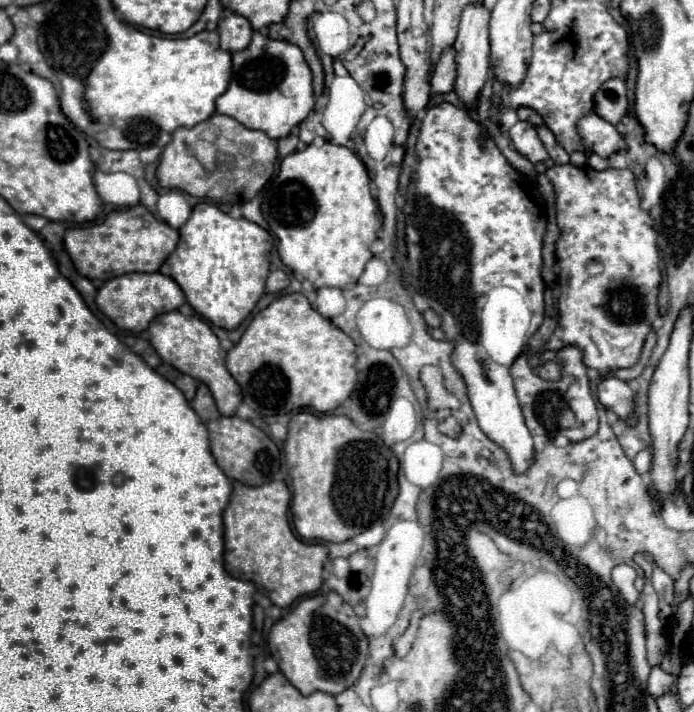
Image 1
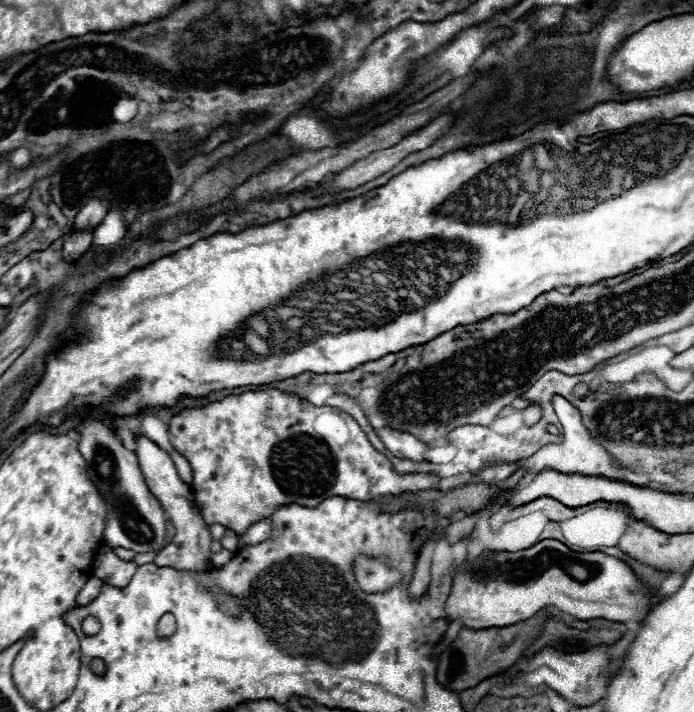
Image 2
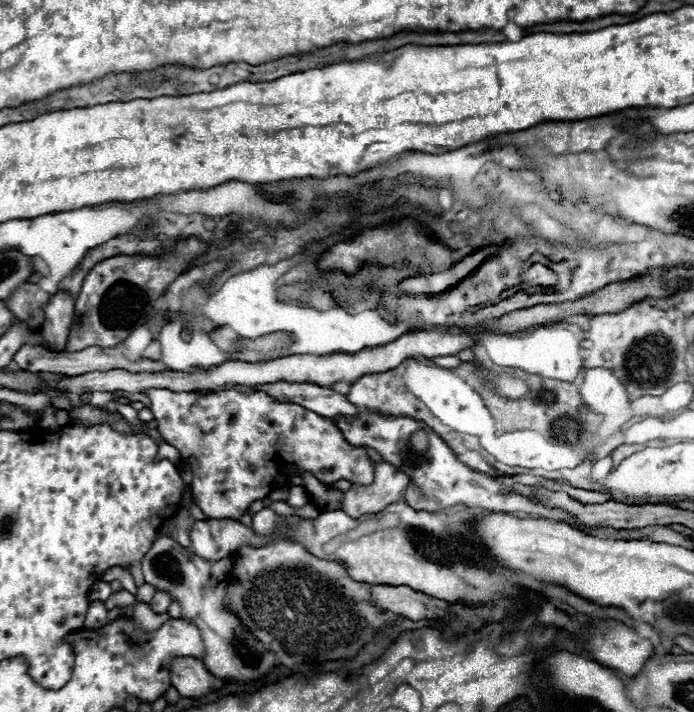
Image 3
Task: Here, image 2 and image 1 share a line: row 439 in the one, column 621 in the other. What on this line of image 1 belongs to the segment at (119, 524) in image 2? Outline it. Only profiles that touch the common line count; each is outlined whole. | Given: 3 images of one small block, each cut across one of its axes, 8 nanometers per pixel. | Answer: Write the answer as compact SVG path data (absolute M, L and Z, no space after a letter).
M612 78L602 84L602 88L594 96L594 110L598 116L602 116L606 122L616 124L628 110L628 98L626 98L626 86L622 80Z

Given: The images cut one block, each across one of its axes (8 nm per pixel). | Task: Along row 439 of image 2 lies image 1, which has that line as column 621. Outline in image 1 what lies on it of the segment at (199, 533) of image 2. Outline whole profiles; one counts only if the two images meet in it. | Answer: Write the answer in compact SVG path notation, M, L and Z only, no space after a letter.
M588 112L586 116L582 116L576 124L576 130L586 150L596 152L602 158L608 158L610 154L626 148L624 138L618 134L618 130L596 112Z

